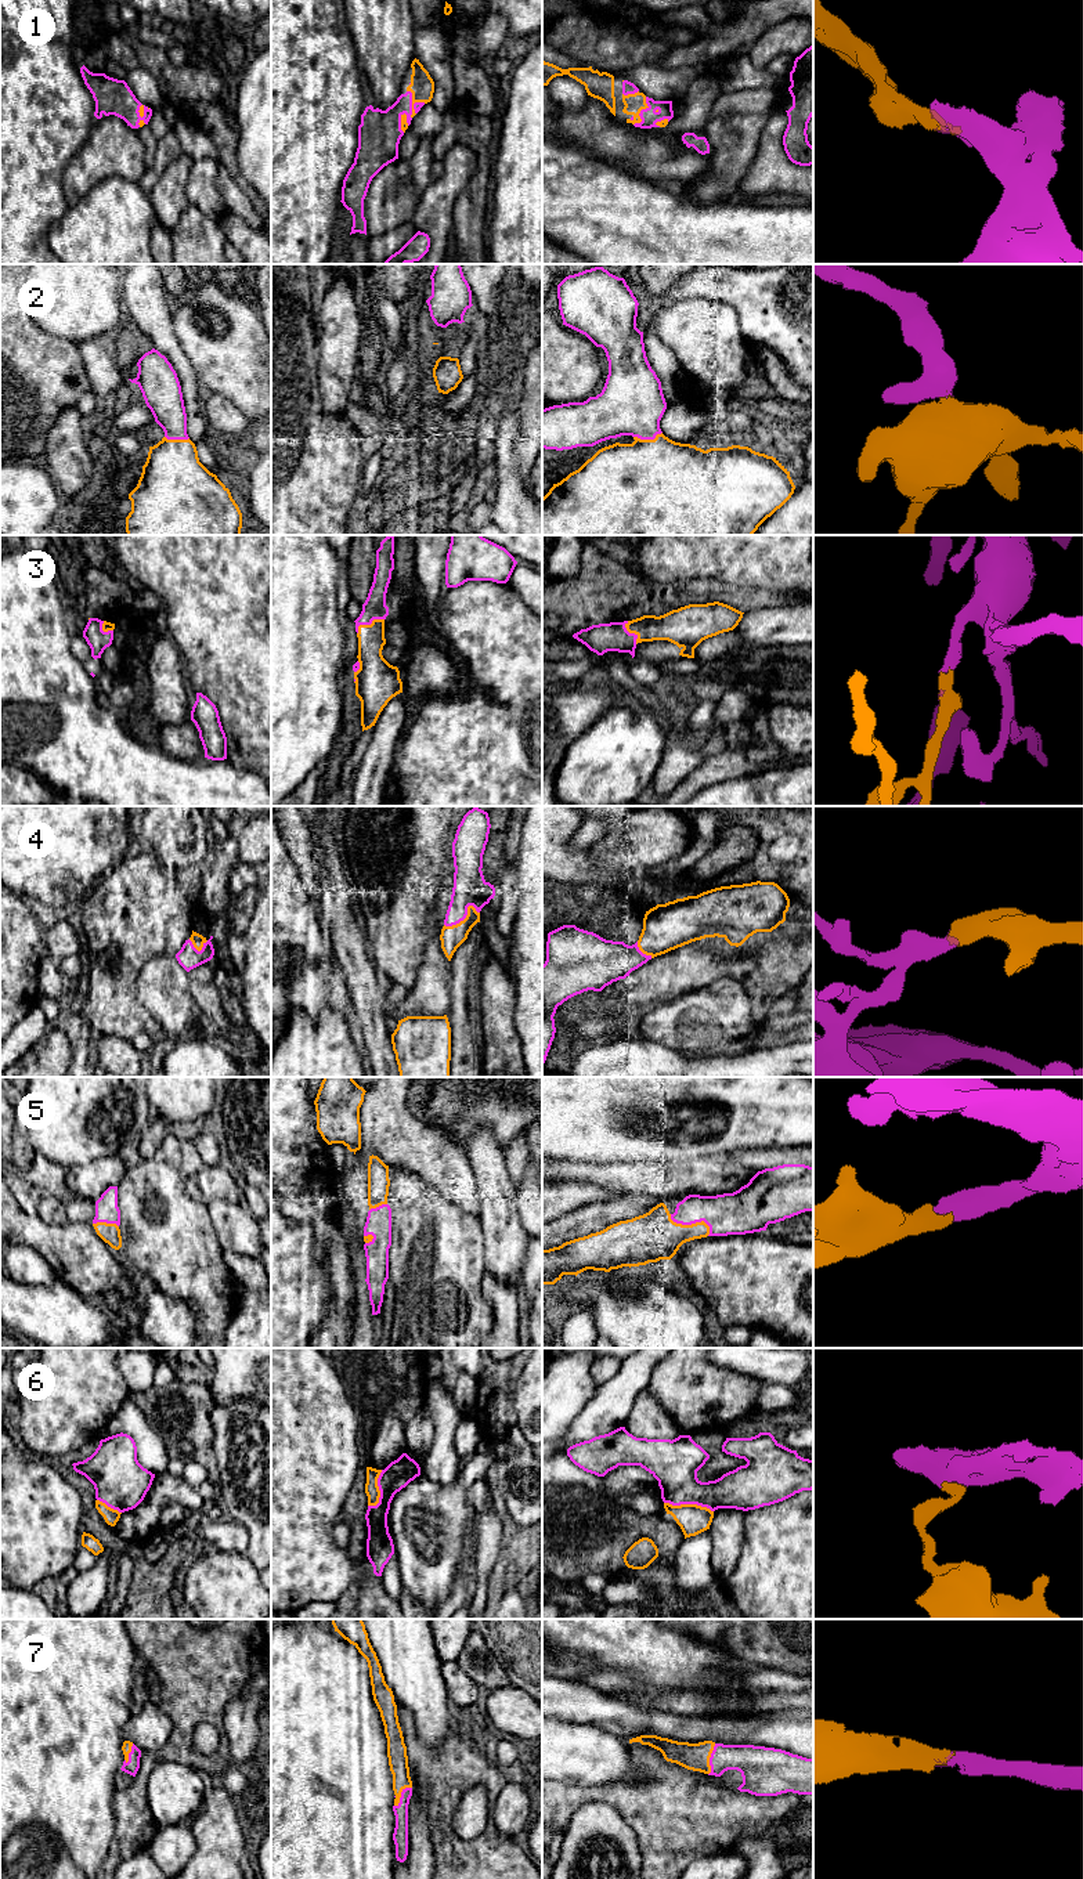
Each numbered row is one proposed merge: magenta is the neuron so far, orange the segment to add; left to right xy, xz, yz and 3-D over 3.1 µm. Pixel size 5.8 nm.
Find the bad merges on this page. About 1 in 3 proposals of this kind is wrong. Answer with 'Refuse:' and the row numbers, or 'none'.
Refuse: 6

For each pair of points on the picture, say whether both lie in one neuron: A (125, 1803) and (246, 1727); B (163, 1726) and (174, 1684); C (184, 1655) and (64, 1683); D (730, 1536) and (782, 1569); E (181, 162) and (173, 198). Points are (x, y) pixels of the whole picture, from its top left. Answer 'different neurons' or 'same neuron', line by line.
A: different neurons
B: different neurons
C: different neurons
D: different neurons
E: same neuron

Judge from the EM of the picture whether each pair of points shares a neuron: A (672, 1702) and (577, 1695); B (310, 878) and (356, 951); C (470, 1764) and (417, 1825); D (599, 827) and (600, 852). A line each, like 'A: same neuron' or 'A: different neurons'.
A: different neurons
B: different neurons
C: different neurons
D: different neurons

